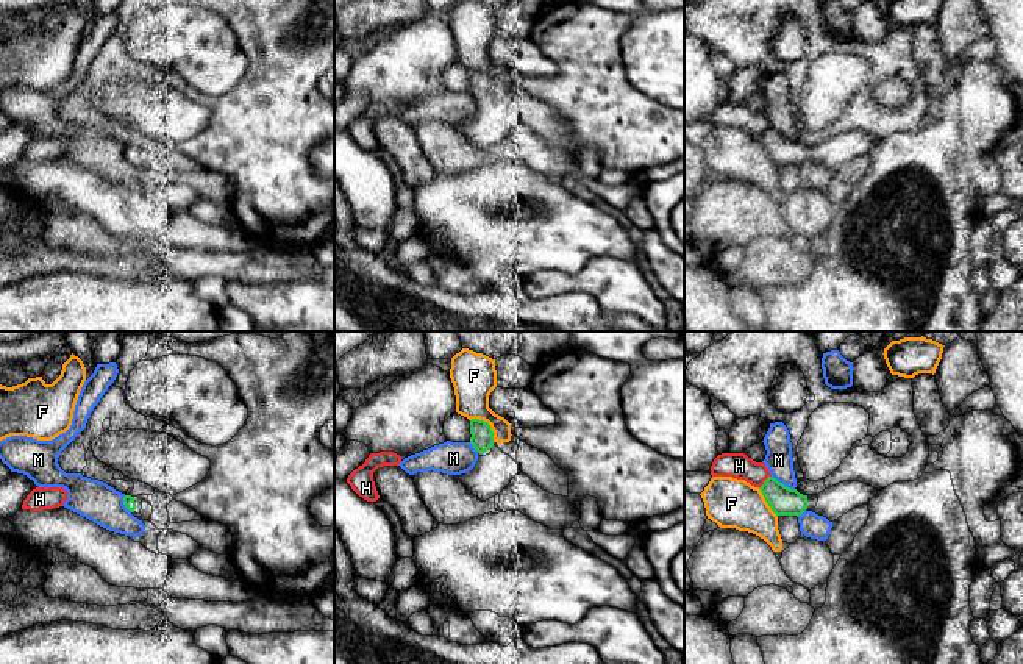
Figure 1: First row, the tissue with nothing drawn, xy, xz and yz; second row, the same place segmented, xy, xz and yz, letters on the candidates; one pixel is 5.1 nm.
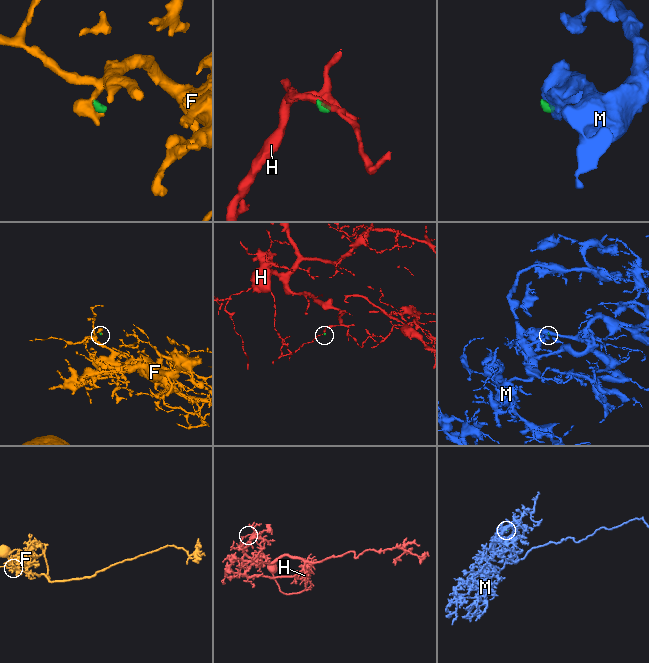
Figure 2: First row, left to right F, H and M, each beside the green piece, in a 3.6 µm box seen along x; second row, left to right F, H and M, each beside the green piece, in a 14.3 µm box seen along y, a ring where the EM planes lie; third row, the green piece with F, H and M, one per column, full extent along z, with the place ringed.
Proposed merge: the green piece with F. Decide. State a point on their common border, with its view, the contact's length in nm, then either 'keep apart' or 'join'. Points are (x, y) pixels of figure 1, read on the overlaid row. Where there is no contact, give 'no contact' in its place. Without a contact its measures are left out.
contact xz (489, 425); length 170 nm; keep apart

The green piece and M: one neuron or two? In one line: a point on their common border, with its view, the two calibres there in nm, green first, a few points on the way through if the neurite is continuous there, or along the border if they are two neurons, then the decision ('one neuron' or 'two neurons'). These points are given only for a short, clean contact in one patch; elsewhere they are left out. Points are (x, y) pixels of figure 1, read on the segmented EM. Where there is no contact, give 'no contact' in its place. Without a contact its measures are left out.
contact yz (781, 483); calibres 150 and 140 nm; border yz (772, 475), (794, 489); two neurons

